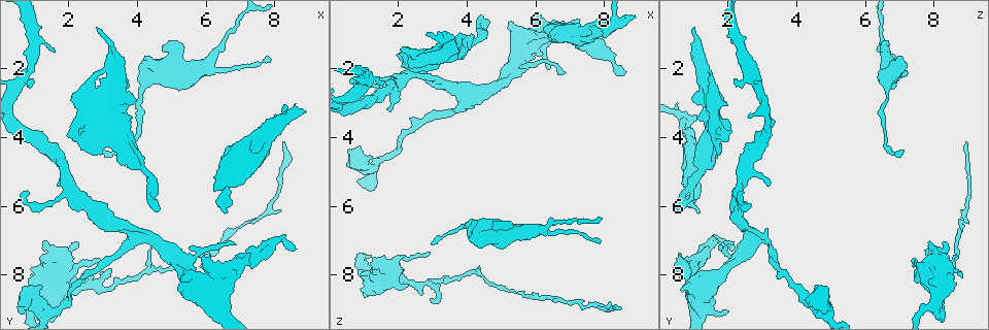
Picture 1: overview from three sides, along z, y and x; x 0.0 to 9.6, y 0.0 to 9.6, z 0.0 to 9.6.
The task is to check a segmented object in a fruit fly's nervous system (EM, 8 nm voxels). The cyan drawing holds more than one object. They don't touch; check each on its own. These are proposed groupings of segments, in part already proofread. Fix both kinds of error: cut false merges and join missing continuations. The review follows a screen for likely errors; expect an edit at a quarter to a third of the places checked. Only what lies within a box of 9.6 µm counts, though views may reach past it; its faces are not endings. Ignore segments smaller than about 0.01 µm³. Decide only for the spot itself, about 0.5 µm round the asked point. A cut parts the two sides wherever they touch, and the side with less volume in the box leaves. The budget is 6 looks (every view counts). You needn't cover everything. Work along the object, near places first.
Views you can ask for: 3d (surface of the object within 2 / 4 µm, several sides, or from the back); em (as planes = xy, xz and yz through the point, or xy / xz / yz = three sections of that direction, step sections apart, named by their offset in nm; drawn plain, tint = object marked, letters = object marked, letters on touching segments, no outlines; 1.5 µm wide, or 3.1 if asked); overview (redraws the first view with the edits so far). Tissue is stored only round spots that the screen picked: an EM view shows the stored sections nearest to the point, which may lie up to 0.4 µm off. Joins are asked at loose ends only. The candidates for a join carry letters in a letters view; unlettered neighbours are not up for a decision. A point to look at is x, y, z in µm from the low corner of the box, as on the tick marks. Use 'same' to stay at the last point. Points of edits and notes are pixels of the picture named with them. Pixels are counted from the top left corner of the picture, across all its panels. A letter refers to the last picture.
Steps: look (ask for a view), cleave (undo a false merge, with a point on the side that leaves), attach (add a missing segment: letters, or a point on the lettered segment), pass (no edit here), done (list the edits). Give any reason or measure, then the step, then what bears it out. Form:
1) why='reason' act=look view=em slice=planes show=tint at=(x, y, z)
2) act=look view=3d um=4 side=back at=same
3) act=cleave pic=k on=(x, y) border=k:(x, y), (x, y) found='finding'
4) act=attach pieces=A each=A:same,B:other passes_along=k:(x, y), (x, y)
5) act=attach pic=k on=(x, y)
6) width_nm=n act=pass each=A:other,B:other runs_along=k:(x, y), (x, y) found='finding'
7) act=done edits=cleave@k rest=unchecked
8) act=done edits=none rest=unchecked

why='branch stops here' act=look view=em slice=planes show=letters at=(4.70, 1.40, 6.70)

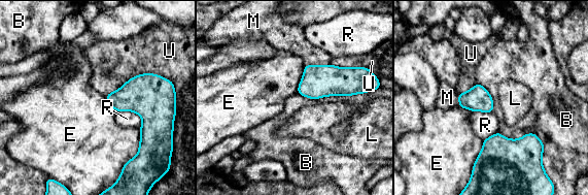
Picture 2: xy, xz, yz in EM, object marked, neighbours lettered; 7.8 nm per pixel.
act=attach pieces=M each=B:other,E:other,L:other,M:same,R:other,U:other found='it goes on there'

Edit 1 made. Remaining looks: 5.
why='thick turns thin' act=look view=em slice=planes show=tint at=(2.50, 3.85, 1.70)

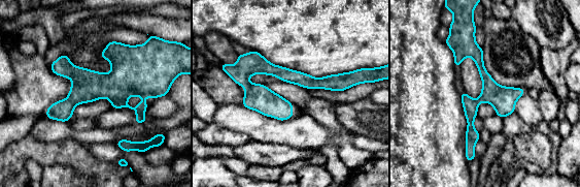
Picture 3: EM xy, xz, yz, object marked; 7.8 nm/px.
act=look view=em slice=planes show=letters at=same

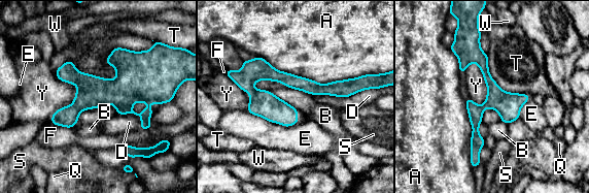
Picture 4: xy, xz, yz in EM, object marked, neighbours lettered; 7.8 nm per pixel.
act=pass each=A:other,B:other,D:other,E:other,F:other,Q:other,S:other,T:other,W:other,Y:other found='continuous, no second neuron'

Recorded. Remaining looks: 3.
act=done edits=attach@2 rest=unchecked

